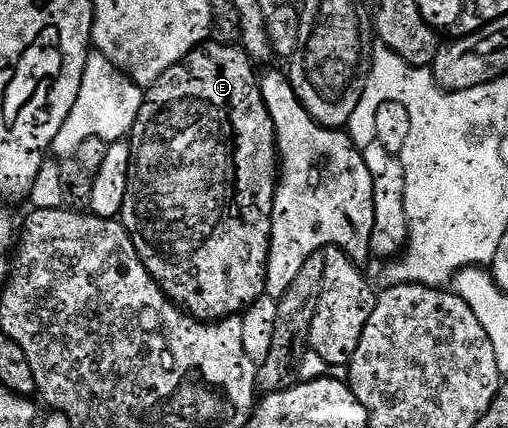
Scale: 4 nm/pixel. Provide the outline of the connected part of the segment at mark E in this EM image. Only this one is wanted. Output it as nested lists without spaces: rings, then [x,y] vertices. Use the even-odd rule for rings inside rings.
[[[211,40],[209,43],[203,43],[197,49],[186,56],[183,61],[178,61],[171,69],[164,71],[164,75],[160,75],[160,79],[156,79],[156,83],[149,86],[145,90],[142,98],[142,106],[140,107],[140,115],[136,115],[136,123],[130,131],[130,159],[132,162],[132,176],[128,183],[128,191],[124,195],[124,207],[120,214],[120,220],[123,227],[128,231],[128,235],[132,239],[132,243],[136,247],[136,251],[140,255],[140,259],[144,263],[147,271],[153,275],[154,280],[162,286],[166,296],[174,302],[175,305],[181,307],[185,312],[189,313],[191,317],[198,321],[205,321],[213,323],[222,321],[225,317],[236,317],[246,312],[246,308],[252,303],[256,303],[260,298],[266,296],[266,268],[268,267],[268,255],[270,254],[270,236],[272,235],[272,207],[274,206],[274,191],[280,176],[280,158],[278,156],[278,140],[274,134],[274,124],[272,123],[272,115],[268,115],[268,107],[264,103],[264,95],[262,94],[262,87],[260,84],[259,74],[254,74],[256,69],[255,62],[250,60],[250,56],[246,54],[246,50],[242,48],[241,44],[234,43],[234,45],[221,45],[220,42]]]

